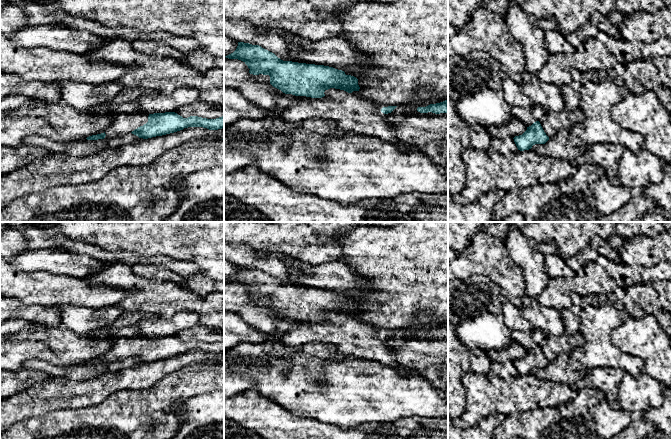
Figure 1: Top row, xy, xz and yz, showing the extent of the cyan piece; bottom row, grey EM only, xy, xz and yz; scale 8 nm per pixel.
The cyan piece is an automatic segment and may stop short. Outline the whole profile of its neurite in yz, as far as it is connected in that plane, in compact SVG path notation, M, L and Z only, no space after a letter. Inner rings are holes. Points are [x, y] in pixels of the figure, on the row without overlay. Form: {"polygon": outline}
{"polygon": "M539 345L534 346L519 360L515 360L514 366L520 375L529 374L535 368L545 368L549 361L544 356Z"}

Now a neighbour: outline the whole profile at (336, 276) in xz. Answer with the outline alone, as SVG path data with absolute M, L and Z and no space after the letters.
M289 257L288 268L292 274L290 276L291 282L298 287L324 289L353 297L368 297L372 293L371 286L373 282L355 275L351 269L340 260L320 265L308 265L307 263Z

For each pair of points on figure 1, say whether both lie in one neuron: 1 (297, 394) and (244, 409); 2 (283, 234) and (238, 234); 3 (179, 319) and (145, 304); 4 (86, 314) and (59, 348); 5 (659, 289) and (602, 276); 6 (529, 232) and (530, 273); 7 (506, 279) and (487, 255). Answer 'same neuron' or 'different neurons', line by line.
1: different neurons
2: same neuron
3: different neurons
4: different neurons
5: different neurons
6: different neurons
7: same neuron

